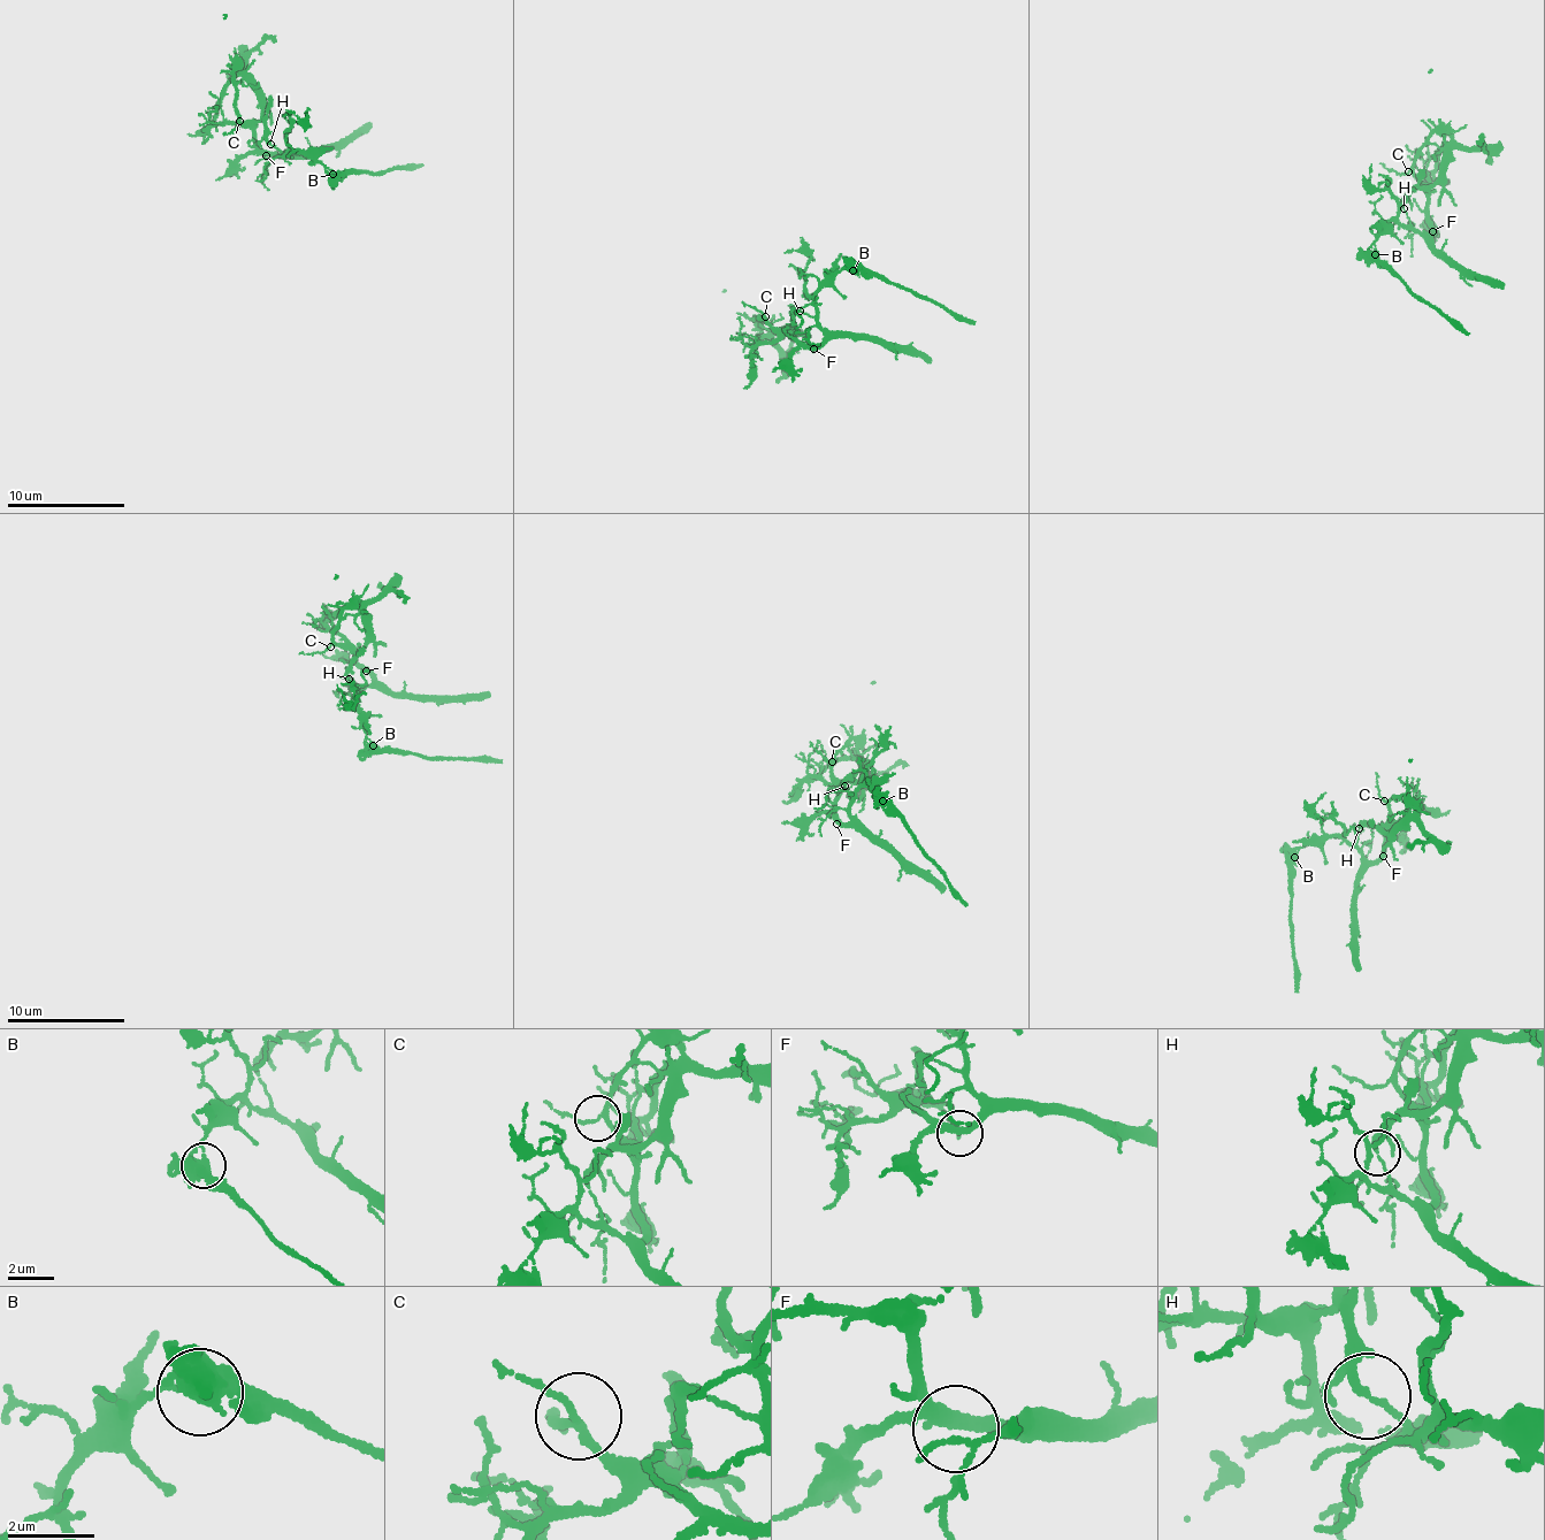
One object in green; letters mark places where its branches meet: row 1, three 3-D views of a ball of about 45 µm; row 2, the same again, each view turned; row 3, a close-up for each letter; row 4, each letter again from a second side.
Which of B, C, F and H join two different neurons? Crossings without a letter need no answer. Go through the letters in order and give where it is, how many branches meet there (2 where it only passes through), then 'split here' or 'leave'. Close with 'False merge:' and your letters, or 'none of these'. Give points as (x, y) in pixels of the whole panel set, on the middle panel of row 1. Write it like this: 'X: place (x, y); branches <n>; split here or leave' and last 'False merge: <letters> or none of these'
B: place (853, 270); branches 4; split here
C: place (765, 316); branches 3; leave
F: place (813, 349); branches 2; leave
H: place (800, 311); branches 3; split here
False merge: B, H

